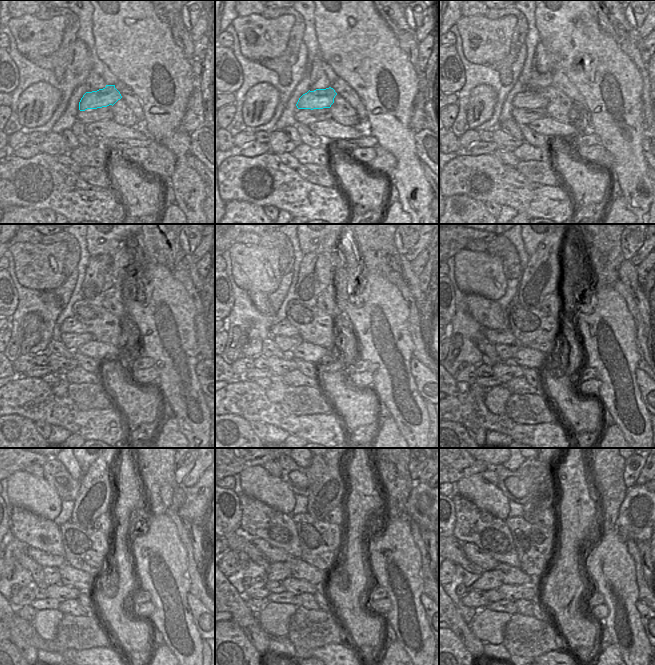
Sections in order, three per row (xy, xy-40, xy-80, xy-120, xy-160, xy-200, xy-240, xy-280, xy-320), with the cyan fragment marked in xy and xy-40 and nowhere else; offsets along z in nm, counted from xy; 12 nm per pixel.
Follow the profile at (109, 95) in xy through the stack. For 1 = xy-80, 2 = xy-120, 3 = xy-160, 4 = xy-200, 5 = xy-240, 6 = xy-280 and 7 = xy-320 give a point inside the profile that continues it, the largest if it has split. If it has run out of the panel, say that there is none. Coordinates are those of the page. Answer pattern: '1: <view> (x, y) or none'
1: xy-80 (526, 100)
2: xy-120 (71, 325)
3: xy-160 (278, 332)
4: xy-200 (500, 336)
5: xy-240 (46, 560)
6: xy-280 (266, 561)
7: xy-320 (473, 553)

